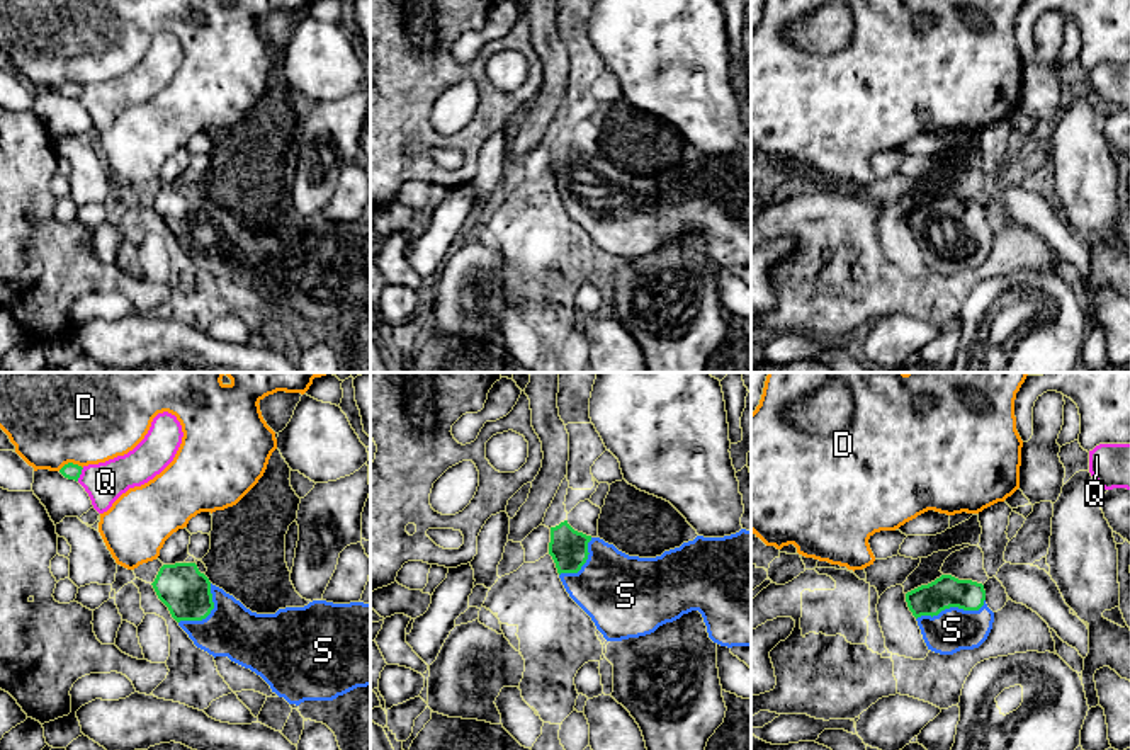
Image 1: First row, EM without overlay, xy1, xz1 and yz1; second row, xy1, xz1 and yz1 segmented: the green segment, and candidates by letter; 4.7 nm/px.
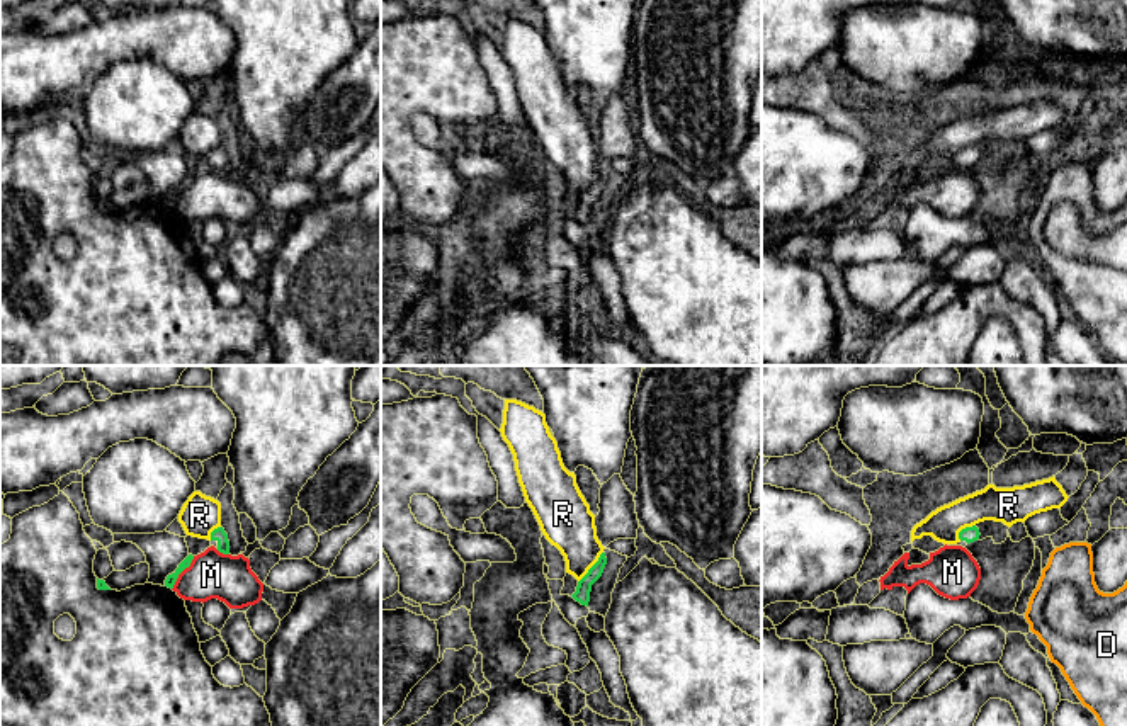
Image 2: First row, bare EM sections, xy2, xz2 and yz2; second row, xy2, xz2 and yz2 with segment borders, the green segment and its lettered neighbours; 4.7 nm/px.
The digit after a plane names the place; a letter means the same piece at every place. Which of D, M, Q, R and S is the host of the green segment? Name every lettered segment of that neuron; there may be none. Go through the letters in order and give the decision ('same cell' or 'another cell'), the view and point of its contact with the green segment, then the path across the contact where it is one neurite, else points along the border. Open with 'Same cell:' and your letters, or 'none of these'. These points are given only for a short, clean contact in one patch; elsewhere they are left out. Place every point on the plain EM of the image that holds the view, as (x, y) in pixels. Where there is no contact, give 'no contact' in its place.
Same cell: S
D: another cell | xy1 (70, 82)
M: another cell | xy2 (181, 191) | along xy2 (194, 175), (172, 208)
Q: another cell | xy1 (80, 92)
R: another cell | xz2 (592, 186) | along xz2 (602, 170), (578, 201)
S: same cell | yz1 (952, 225) | across yz1 (945, 211), (952, 225), (952, 249)

